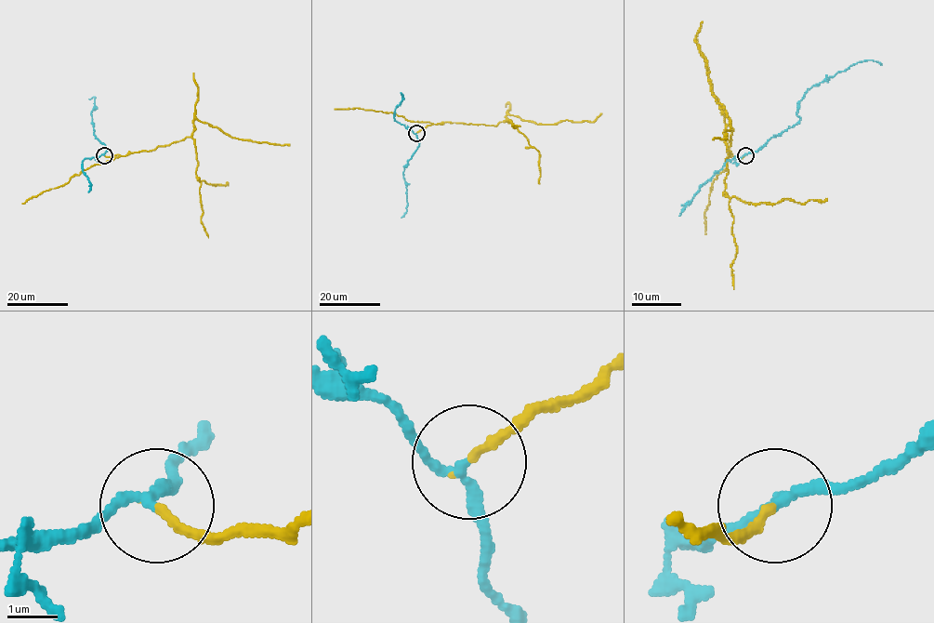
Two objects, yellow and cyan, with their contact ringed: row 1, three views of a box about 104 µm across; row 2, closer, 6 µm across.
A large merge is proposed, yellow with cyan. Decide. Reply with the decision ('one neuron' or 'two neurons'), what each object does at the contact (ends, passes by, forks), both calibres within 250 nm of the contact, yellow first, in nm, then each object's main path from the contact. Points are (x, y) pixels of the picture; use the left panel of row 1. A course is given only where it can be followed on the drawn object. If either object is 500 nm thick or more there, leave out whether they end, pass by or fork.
two neurons | yellow ends | cyan passes by | 170/180 nm | yellow via (104, 154), (127, 155), (169, 145), (191, 135), (195, 119), (217, 126), (232, 137), (289, 145) | cyan via (104, 154), (107, 148), (94, 134), (91, 112), (95, 98), (88, 99)

